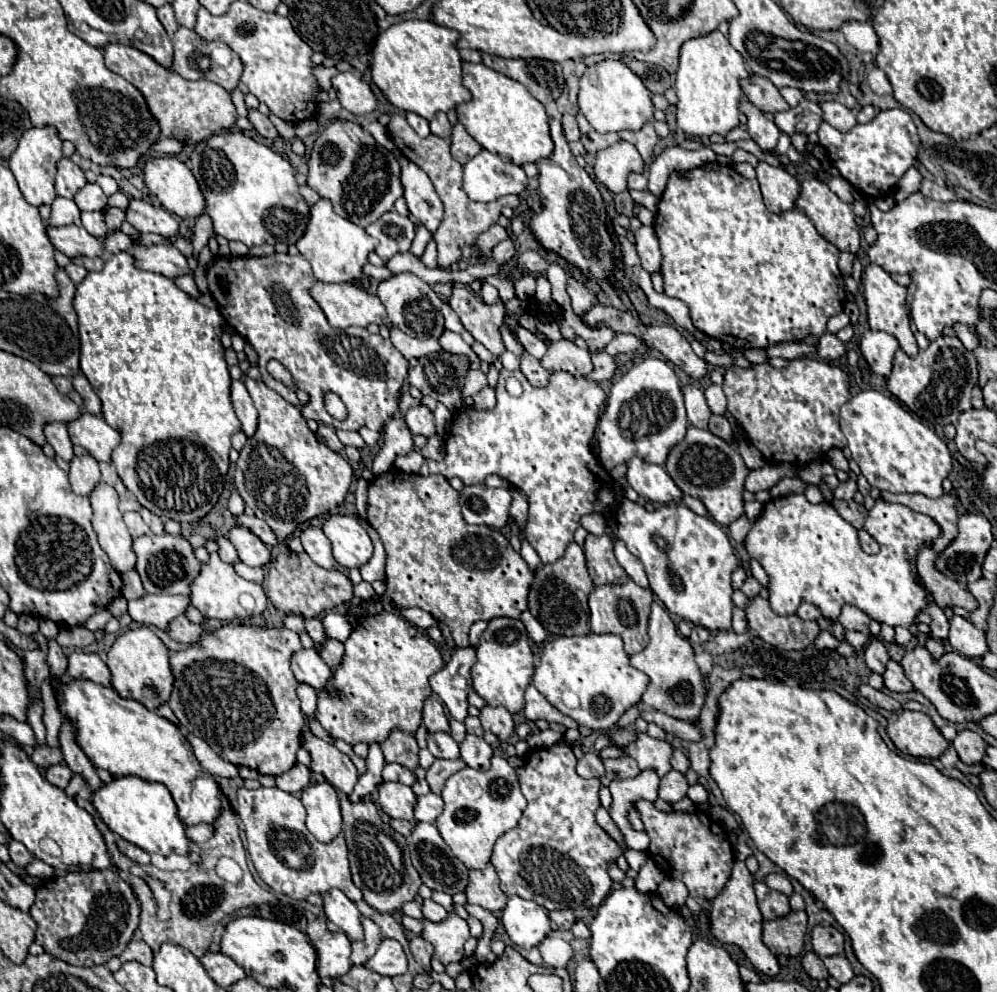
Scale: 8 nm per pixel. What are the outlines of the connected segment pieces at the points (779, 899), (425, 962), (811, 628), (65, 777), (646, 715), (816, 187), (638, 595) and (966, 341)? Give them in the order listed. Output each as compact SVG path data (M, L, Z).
M755 881L753 887L755 887L755 895L759 899L759 907L765 919L775 919L779 915L789 913L789 899L783 893L769 889L765 881Z
M415 935L411 941L409 941L409 949L411 949L411 955L415 957L415 961L427 971L431 973L431 955L433 955L433 947L419 935Z
M761 595L749 599L745 613L749 629L779 649L803 649L819 635L817 621L803 621L797 615L777 615Z
M51 765L45 769L45 775L47 775L49 783L53 783L59 789L65 789L71 779L71 769L63 767L63 765Z
M643 709L643 711L641 711L641 717L643 717L647 723L655 723L655 725L659 725L663 731L673 733L673 735L677 735L677 737L683 739L683 741L701 739L701 733L699 733L699 729L695 727L695 723L675 719L675 717L667 715L667 713L663 713L663 711Z
M805 179L801 183L801 193L795 199L795 207L801 209L817 227L817 231L829 239L831 243L835 243L841 251L851 251L857 253L860 250L860 230L855 223L855 213L851 211L851 205L841 201L829 187L827 183L819 181L819 179Z
M631 579L625 585L603 585L595 587L589 595L589 627L593 633L613 633L619 635L625 643L625 653L631 657L639 651L643 651L649 643L647 635L647 617L649 617L649 607L653 601L653 591L643 589Z
M955 323L955 325L953 325L953 331L955 331L955 335L959 337L959 341L961 341L969 351L973 351L973 349L981 343L981 339L979 339L965 323Z

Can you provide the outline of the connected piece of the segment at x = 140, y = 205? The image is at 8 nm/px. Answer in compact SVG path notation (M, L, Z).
M129 199L125 211L127 221L137 227L141 233L159 233L163 237L175 237L179 231L177 219L163 207L155 207L143 199Z

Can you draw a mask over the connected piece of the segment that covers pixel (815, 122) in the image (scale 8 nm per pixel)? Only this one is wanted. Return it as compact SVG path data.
M801 99L797 107L791 107L787 111L777 111L775 113L775 125L787 133L787 135L795 135L795 133L805 133L811 135L819 129L819 123L823 111L817 103L809 101L809 99Z

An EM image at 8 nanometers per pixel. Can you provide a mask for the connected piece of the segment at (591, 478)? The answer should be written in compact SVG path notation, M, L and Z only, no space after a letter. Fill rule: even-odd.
M501 369L497 405L493 409L463 409L453 419L451 433L445 439L443 461L425 459L419 473L459 477L465 485L483 483L487 475L495 473L519 487L529 499L527 541L543 563L553 563L563 557L583 515L609 513L615 507L611 477L591 453L591 439L603 403L605 393L595 381L557 371L547 387L537 389L519 369ZM509 377L517 377L523 385L519 397L507 393L505 381Z

